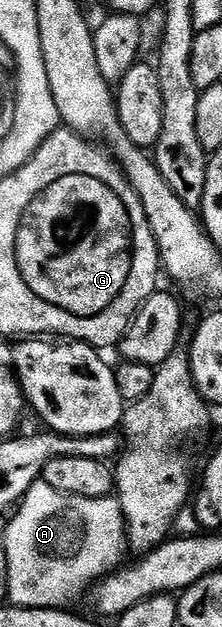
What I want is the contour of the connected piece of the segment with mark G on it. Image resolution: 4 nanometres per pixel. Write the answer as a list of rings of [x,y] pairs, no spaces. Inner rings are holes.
[[[93,183],[93,189],[91,189],[93,197],[81,197],[81,199],[77,199],[77,203],[75,203],[75,199],[67,197],[67,193],[69,193],[67,189],[49,189],[49,191],[51,193],[45,193],[47,197],[51,197],[51,201],[49,199],[45,201],[47,209],[43,211],[43,201],[39,199],[37,205],[29,211],[25,223],[19,223],[19,227],[23,227],[21,235],[19,235],[19,261],[21,261],[21,269],[25,273],[25,277],[21,277],[21,281],[25,287],[31,287],[31,291],[37,291],[45,299],[59,303],[63,307],[69,307],[69,315],[77,315],[79,321],[87,321],[87,319],[93,321],[93,319],[101,317],[103,311],[109,309],[119,299],[123,289],[127,287],[127,281],[129,281],[131,271],[133,271],[135,247],[137,247],[135,245],[135,229],[137,229],[135,219],[127,217],[127,205],[124,198],[115,194],[107,183]],[[59,203],[63,203],[61,207],[75,203],[75,209],[77,209],[75,213],[77,213],[79,223],[81,223],[79,231],[89,231],[89,233],[79,233],[79,235],[87,235],[87,239],[81,239],[81,243],[71,251],[69,249],[57,249],[57,235],[51,235],[53,225],[57,223],[59,217],[73,217],[73,213],[67,213],[65,209],[59,211]]]

